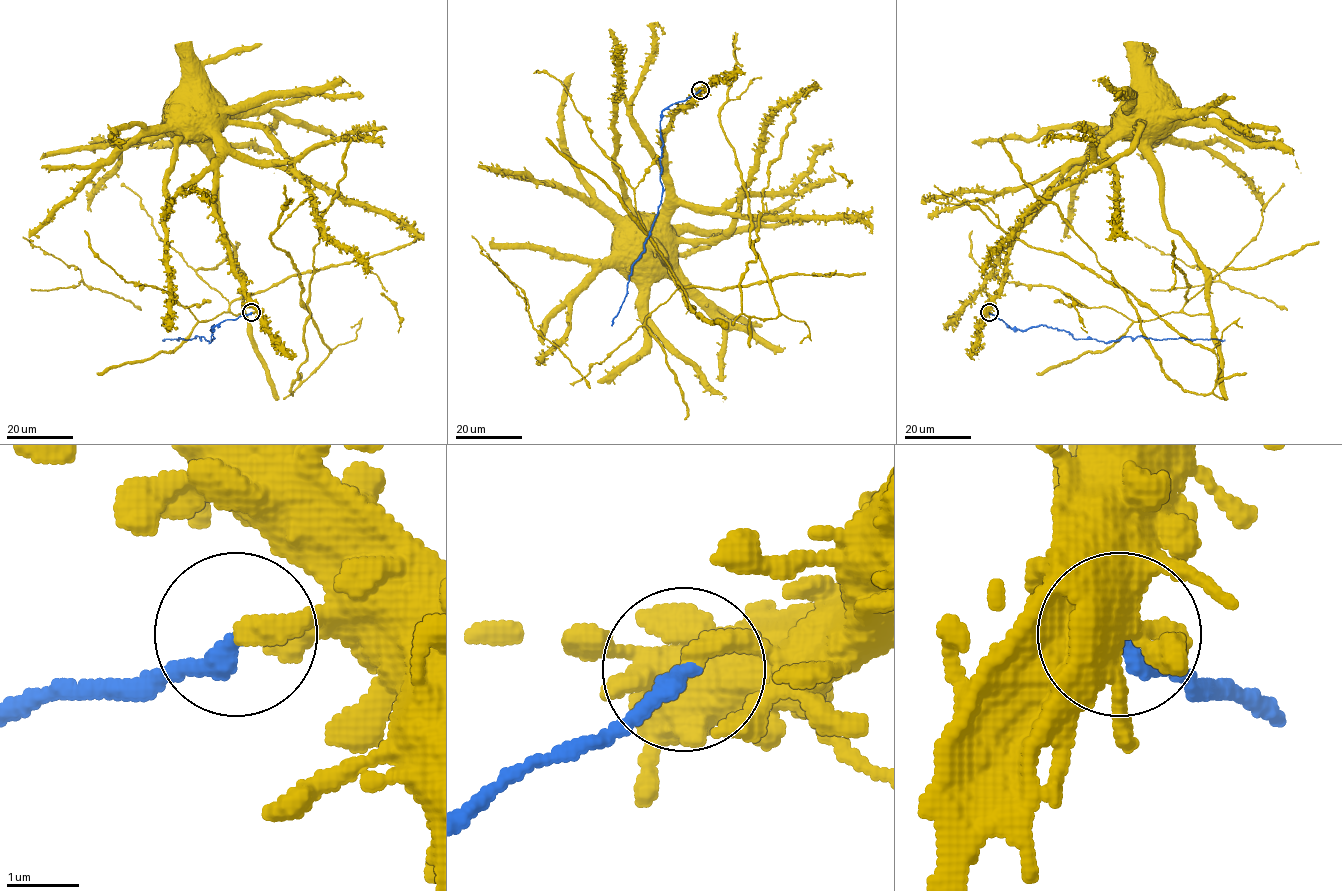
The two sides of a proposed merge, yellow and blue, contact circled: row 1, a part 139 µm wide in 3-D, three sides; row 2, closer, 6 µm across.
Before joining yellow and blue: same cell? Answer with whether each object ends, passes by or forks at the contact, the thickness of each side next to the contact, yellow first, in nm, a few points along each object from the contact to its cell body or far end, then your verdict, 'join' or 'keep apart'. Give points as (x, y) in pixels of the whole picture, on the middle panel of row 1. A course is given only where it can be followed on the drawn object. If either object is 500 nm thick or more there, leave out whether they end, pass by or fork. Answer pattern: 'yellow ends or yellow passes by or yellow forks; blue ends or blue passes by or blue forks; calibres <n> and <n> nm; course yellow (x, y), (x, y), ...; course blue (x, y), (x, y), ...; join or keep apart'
yellow ends; blue ends; calibres 300 and 240 nm; course yellow (700, 90), (673, 116), (665, 135), (665, 205), (658, 213), (649, 214), (645, 219); course blue (700, 90), (667, 106), (661, 113), (661, 203), (644, 244), (644, 251), (632, 265), (626, 296), (612, 326); keep apart

